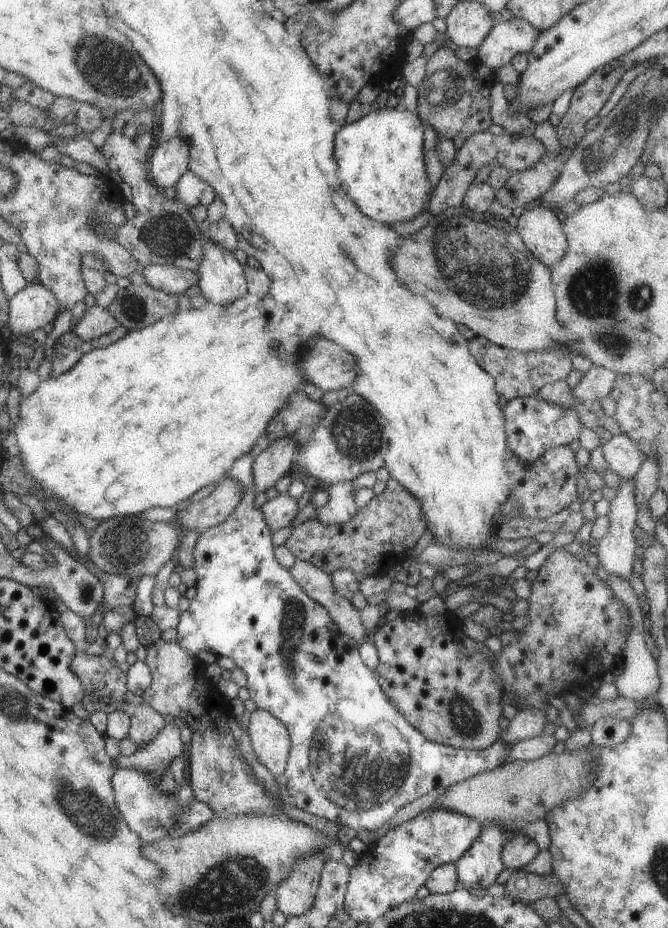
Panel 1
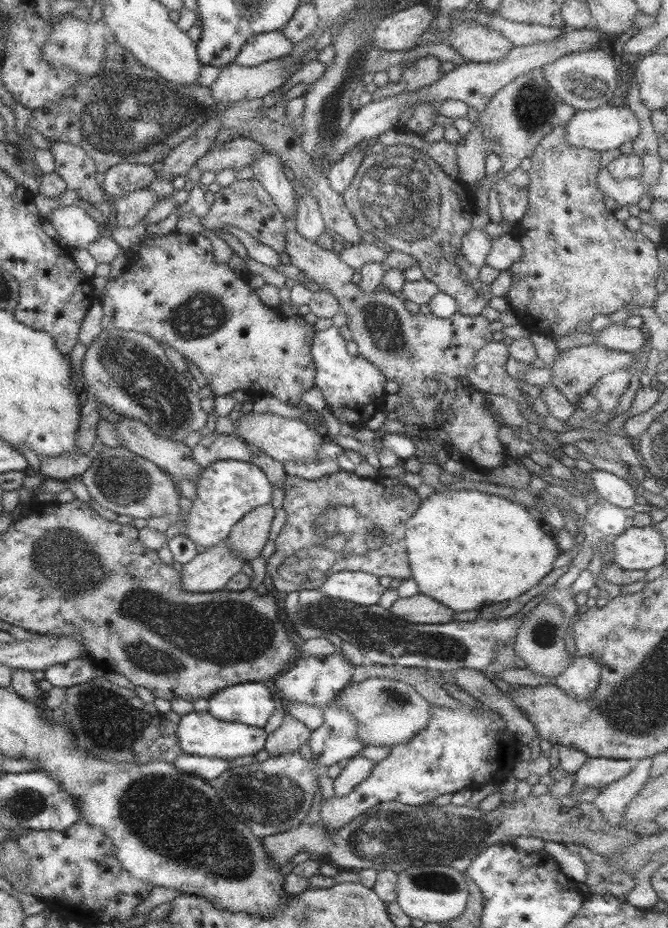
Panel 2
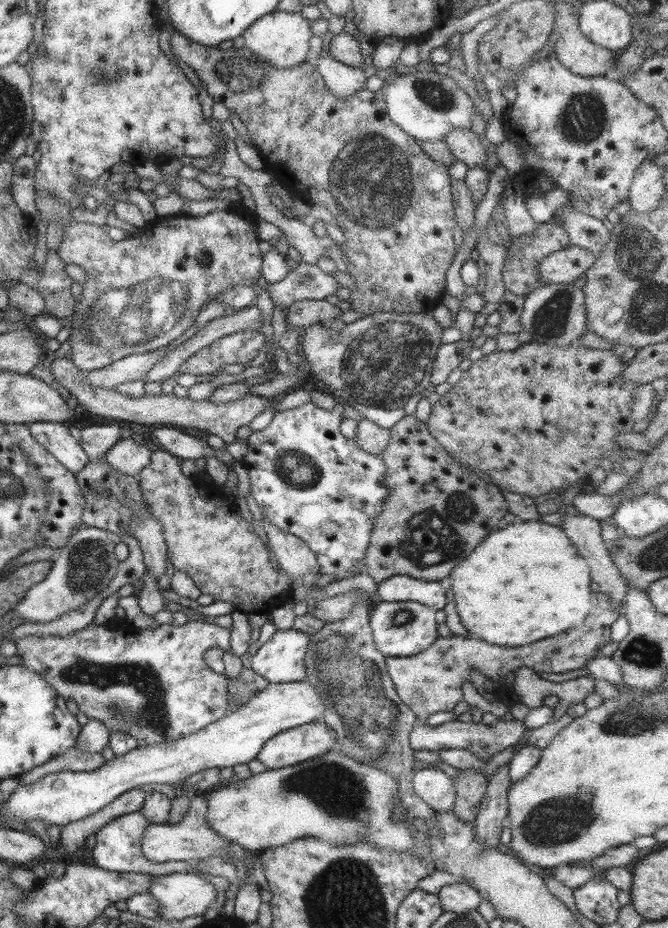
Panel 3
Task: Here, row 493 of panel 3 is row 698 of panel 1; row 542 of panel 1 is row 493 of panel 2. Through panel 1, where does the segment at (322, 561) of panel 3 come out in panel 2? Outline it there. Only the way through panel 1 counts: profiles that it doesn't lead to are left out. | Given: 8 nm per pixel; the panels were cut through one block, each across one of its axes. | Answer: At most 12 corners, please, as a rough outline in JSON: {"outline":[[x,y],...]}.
{"outline":[[253,462],[202,470],[185,536],[206,549],[271,504],[273,486]]}

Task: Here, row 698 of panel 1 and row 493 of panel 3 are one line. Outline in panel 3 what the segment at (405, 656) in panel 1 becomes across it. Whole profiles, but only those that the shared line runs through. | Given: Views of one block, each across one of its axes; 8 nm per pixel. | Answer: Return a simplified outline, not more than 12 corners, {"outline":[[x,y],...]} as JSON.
{"outline":[[405,415],[364,557],[436,582],[509,512]]}

